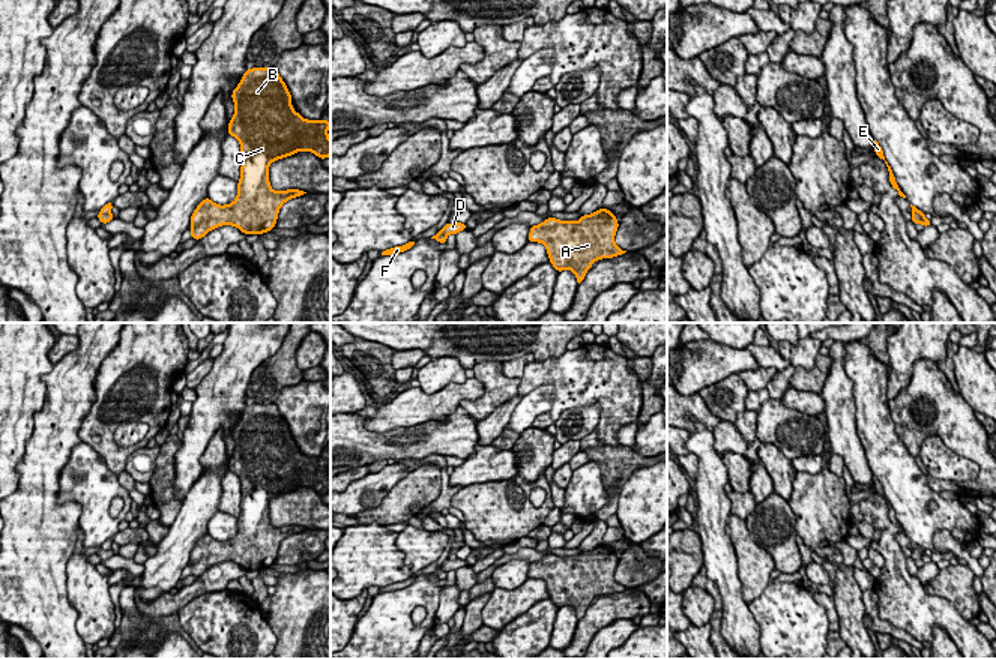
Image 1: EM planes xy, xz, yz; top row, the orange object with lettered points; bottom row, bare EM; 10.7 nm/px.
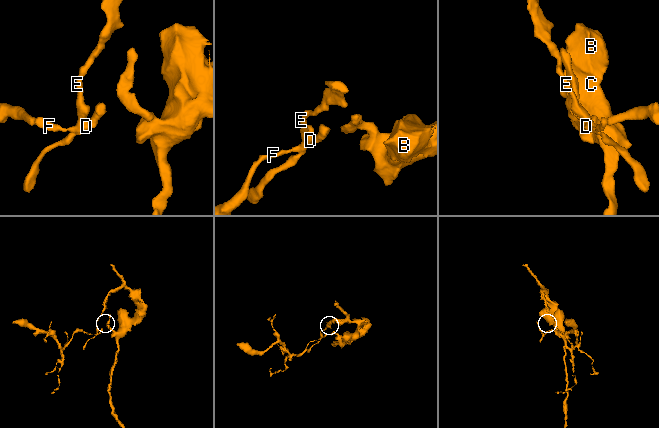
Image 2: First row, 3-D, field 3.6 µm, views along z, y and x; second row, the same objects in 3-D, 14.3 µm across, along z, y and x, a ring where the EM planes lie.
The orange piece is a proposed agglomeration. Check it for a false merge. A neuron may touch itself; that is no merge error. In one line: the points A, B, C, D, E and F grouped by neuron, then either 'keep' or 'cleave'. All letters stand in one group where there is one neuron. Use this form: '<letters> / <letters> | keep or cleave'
A B C E / D F | cleave

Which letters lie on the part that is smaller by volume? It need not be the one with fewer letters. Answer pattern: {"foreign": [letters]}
{"foreign": ["D", "F"]}

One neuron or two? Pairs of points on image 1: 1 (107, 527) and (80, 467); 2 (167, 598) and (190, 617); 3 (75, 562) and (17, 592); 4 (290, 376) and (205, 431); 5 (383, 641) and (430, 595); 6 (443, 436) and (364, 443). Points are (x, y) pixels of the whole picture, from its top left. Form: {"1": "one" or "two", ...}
{"1": "one", "2": "two", "3": "two", "4": "two", "5": "one", "6": "one"}

